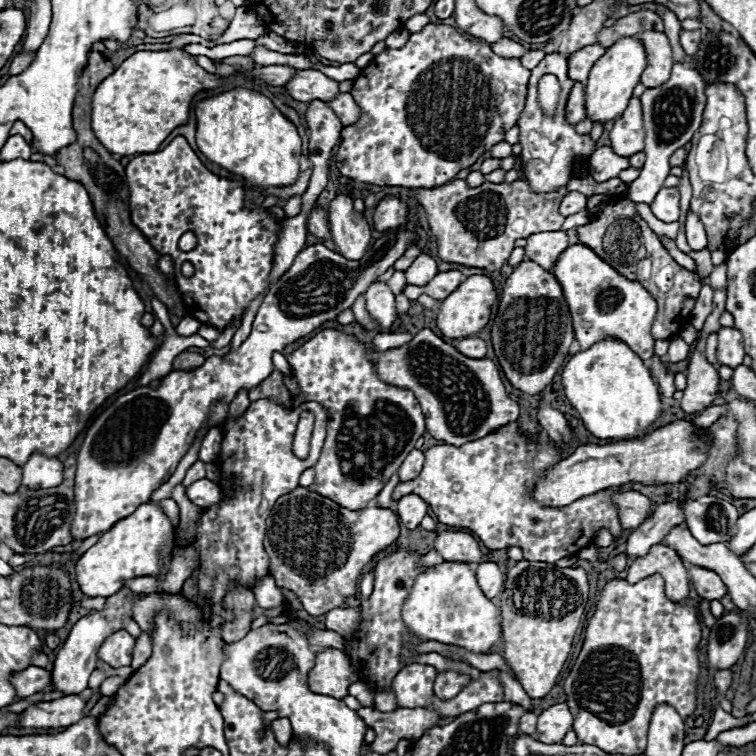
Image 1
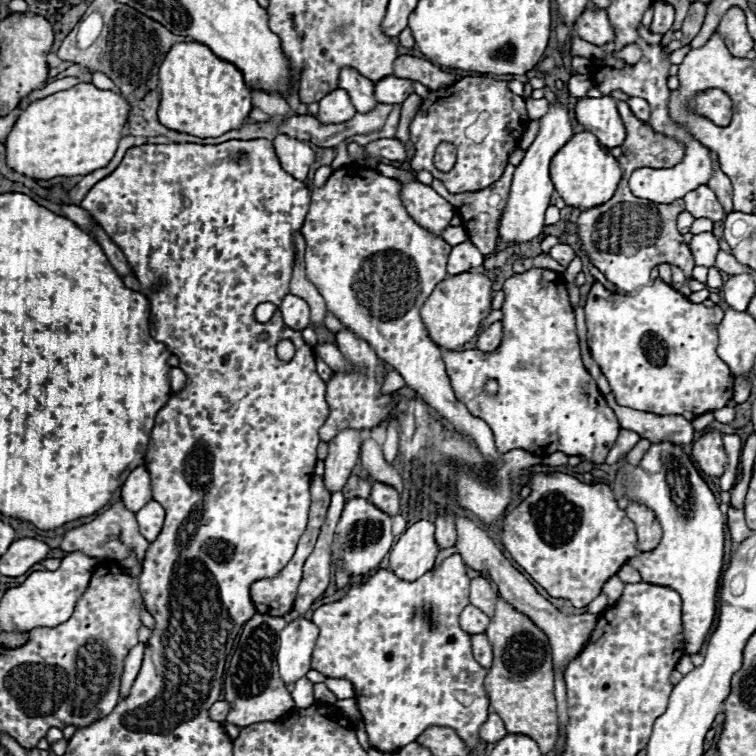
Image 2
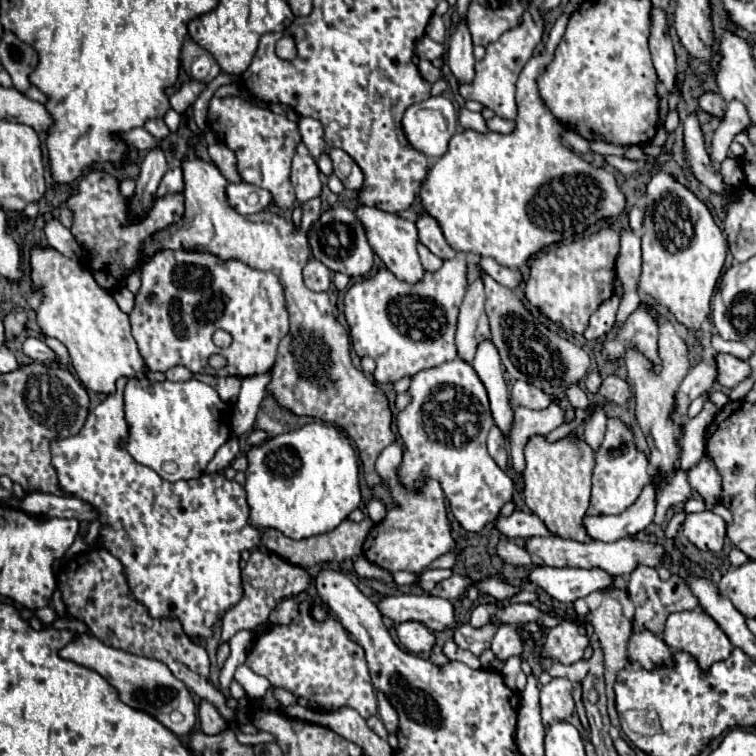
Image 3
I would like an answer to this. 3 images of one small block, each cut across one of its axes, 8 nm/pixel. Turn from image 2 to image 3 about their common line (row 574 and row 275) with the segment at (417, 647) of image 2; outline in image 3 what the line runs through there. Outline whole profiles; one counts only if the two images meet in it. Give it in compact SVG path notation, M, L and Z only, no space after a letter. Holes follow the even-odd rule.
M456 252L454 258L444 260L436 272L426 272L418 284L398 280L386 266L376 274L354 282L344 294L344 316L350 328L354 352L370 356L376 362L376 384L394 384L400 378L414 376L424 368L438 366L456 358L456 322L462 298L466 294L466 256Z

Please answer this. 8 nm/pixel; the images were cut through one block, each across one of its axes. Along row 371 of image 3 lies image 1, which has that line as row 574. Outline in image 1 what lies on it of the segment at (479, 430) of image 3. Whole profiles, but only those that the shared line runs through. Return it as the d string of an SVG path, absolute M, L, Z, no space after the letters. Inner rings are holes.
M442 562L418 576L410 598L404 602L402 618L408 630L418 638L456 644L474 654L488 654L500 640L498 608L480 592L470 564Z

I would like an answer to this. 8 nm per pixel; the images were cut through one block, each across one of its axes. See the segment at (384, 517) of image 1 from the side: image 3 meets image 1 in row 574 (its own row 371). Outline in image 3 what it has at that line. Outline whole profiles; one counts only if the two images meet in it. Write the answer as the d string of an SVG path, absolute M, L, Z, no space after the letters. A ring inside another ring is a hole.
M184 156L182 176L186 212L180 222L144 242L144 258L150 258L154 252L164 248L182 248L210 252L220 260L240 260L250 268L274 272L284 288L290 332L278 344L278 356L272 366L268 392L272 392L282 406L290 408L298 416L314 416L346 430L360 452L368 486L380 484L382 480L374 470L374 462L378 454L396 440L396 434L392 430L390 404L386 396L360 370L354 368L350 360L348 334L330 314L328 294L312 292L302 282L302 268L306 266L310 254L306 232L312 220L320 216L322 198L316 196L303 205L302 226L300 230L294 230L294 224L290 220L284 220L272 212L242 216L232 210L226 202L228 182L212 162L204 162L198 156Z

